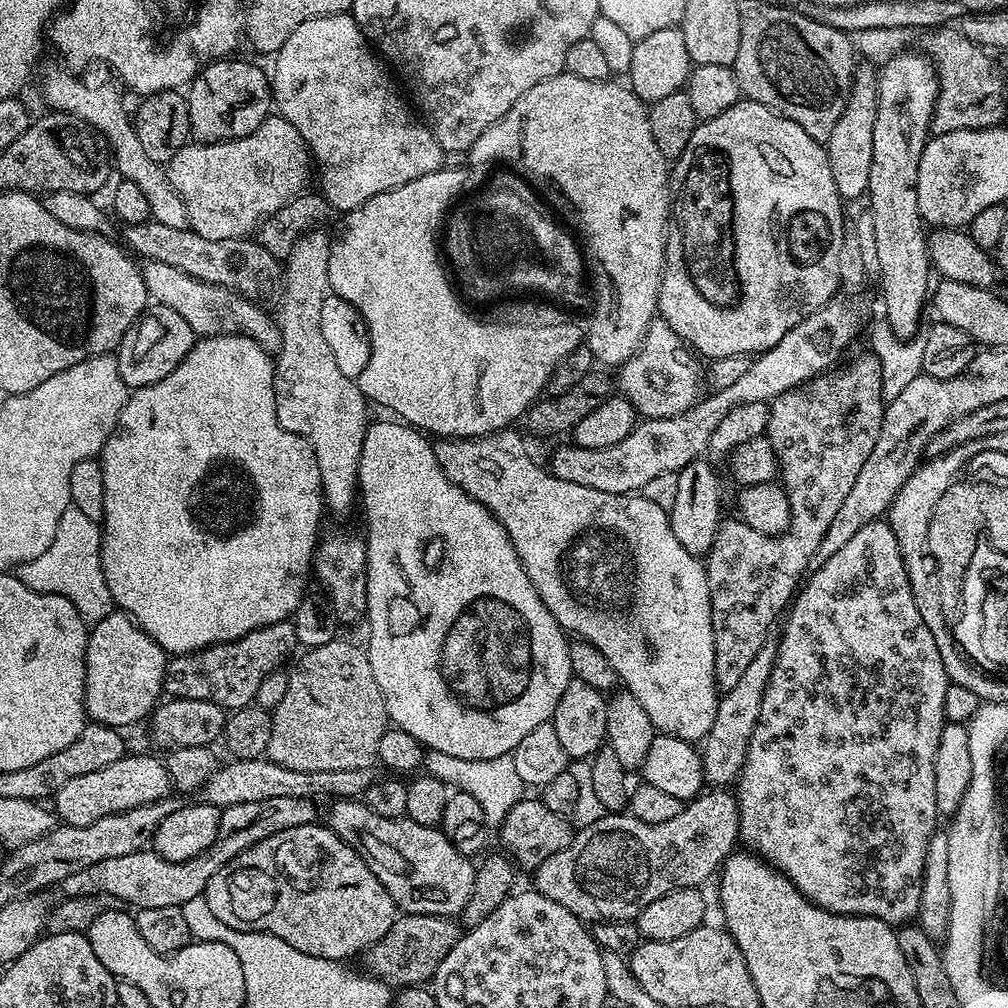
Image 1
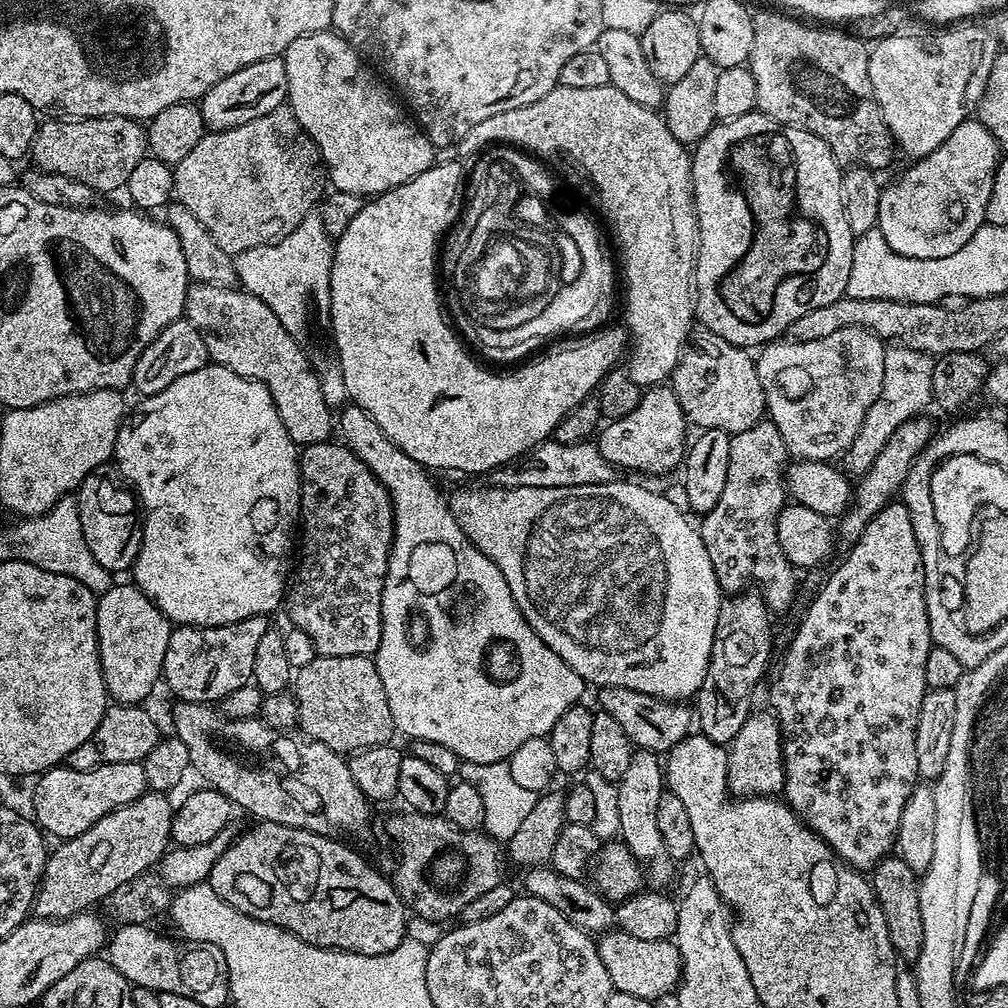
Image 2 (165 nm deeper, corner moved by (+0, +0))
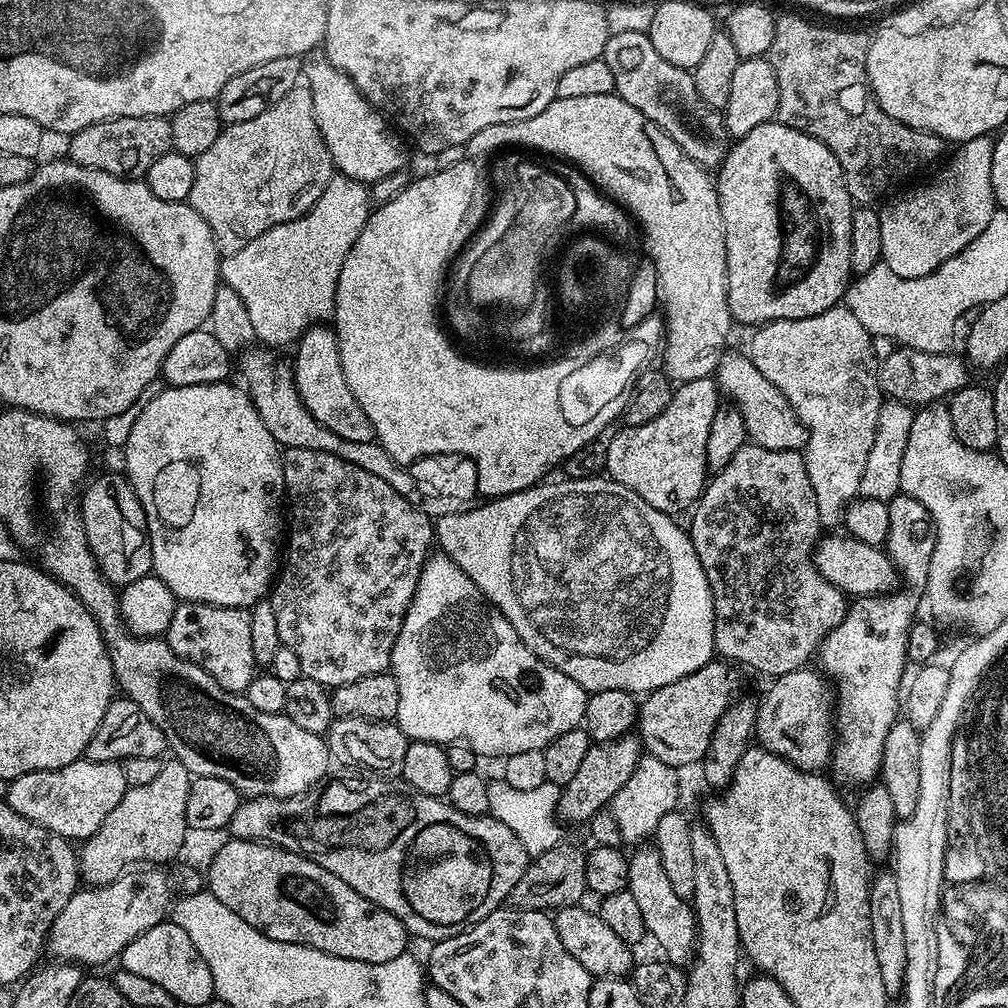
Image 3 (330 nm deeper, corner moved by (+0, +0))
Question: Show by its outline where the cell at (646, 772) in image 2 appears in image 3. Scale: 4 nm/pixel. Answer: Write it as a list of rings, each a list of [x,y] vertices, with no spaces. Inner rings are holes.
[[[640,846],[636,853],[628,856],[628,887],[626,891],[634,894],[638,907],[642,910],[642,922],[646,922],[648,936],[656,939],[661,948],[663,959],[677,966],[691,961],[696,951],[696,914],[691,903],[685,897],[674,894],[674,886],[666,879],[666,870],[662,870],[662,858],[655,847]]]

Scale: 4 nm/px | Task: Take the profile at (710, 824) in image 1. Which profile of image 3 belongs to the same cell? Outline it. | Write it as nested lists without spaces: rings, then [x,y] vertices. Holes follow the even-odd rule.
[[[803,668],[791,671],[790,674],[775,677],[773,684],[758,702],[756,709],[756,730],[754,733],[757,743],[765,751],[778,754],[788,760],[793,766],[803,772],[820,772],[831,761],[831,751],[834,745],[834,692],[831,687],[824,685],[825,677],[819,671]]]

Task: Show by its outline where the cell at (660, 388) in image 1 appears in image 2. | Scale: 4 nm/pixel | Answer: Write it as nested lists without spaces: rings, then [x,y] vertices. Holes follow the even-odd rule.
[[[700,326],[691,333],[691,344],[685,347],[680,361],[676,363],[676,369],[670,377],[670,387],[676,395],[685,421],[689,425],[697,424],[697,429],[713,428],[729,434],[735,434],[742,430],[750,430],[759,420],[765,419],[764,395],[762,386],[758,382],[755,359],[745,349],[726,342],[718,334],[714,334],[706,327]]]

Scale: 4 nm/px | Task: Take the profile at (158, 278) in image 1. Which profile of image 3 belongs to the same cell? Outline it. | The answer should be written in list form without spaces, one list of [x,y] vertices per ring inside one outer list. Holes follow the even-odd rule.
[[[254,346],[241,355],[238,370],[242,372],[246,382],[246,391],[252,399],[252,404],[258,410],[259,417],[270,431],[270,436],[283,449],[322,450],[323,453],[332,453],[340,456],[343,461],[351,462],[365,471],[377,475],[382,481],[390,483],[398,494],[402,494],[408,502],[415,505],[431,519],[437,520],[446,514],[462,513],[472,506],[468,498],[458,498],[440,493],[437,489],[422,483],[412,476],[405,465],[400,465],[385,448],[377,441],[354,443],[339,438],[338,434],[327,430],[319,424],[316,416],[306,410],[300,395],[297,392],[296,380],[293,378],[292,367],[286,362],[278,360],[271,349],[264,346]]]

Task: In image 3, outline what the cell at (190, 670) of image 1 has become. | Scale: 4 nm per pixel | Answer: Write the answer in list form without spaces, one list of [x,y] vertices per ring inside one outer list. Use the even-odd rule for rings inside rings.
[[[177,603],[166,639],[170,650],[174,650],[178,658],[186,658],[202,666],[202,670],[206,670],[206,674],[210,674],[210,678],[214,678],[214,682],[227,692],[244,693],[258,674],[254,638],[250,635],[250,611],[247,608]]]

